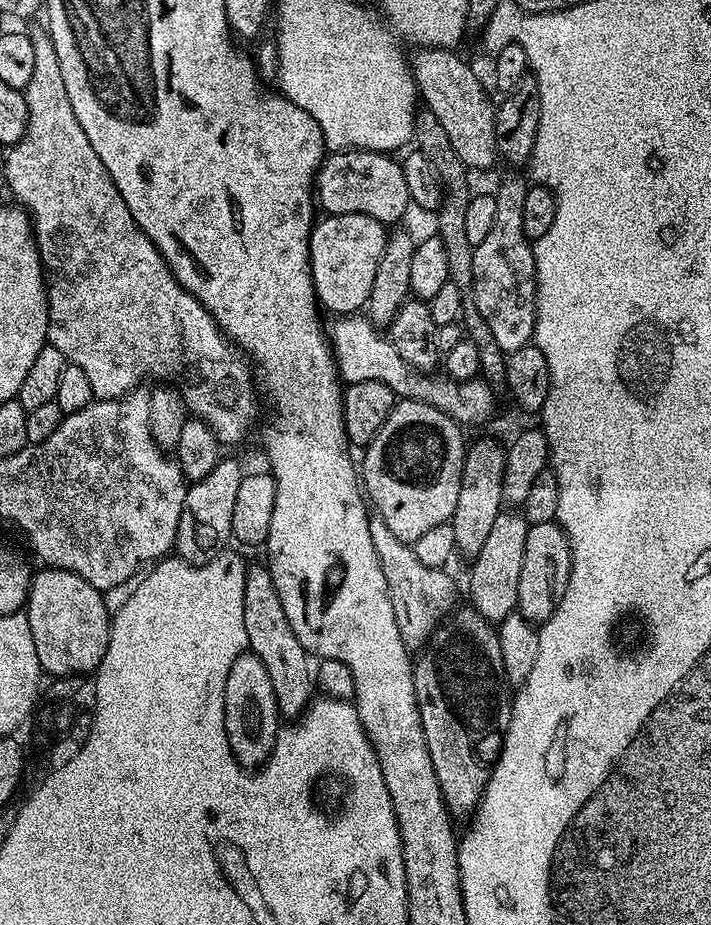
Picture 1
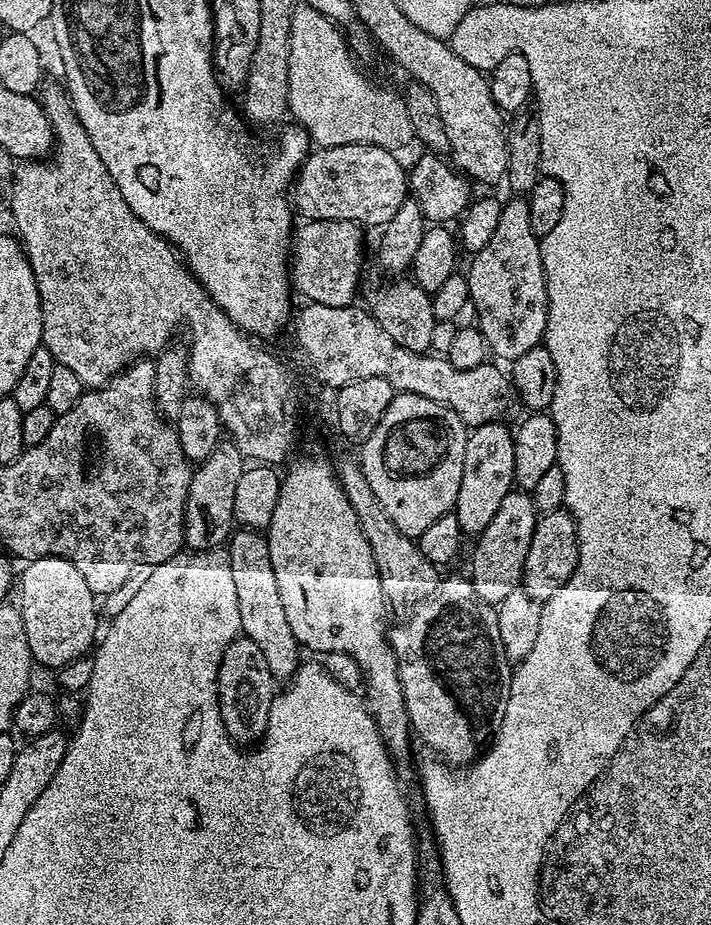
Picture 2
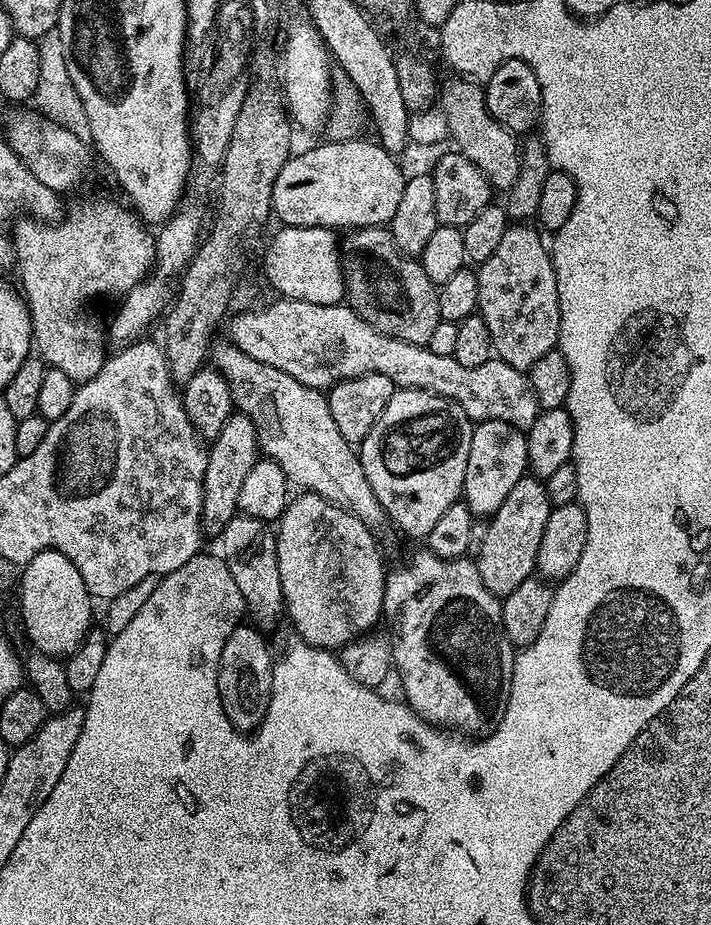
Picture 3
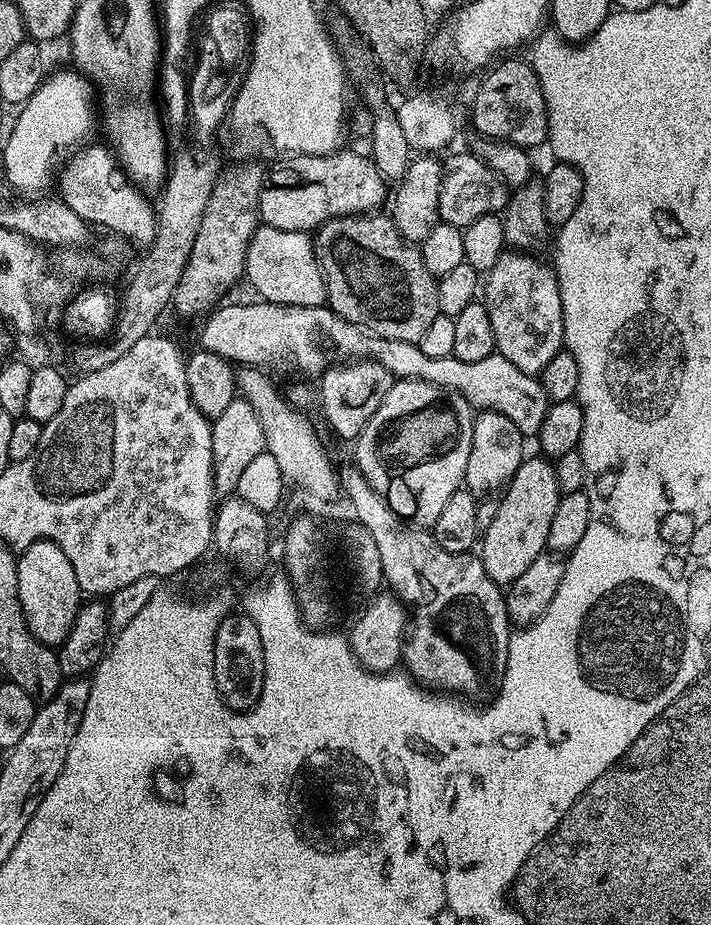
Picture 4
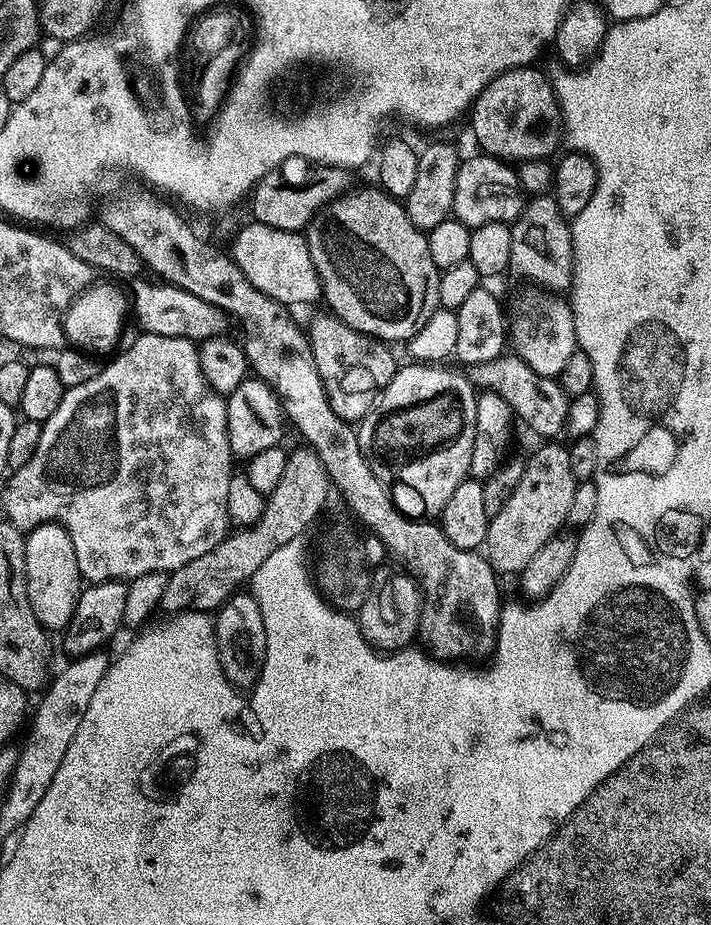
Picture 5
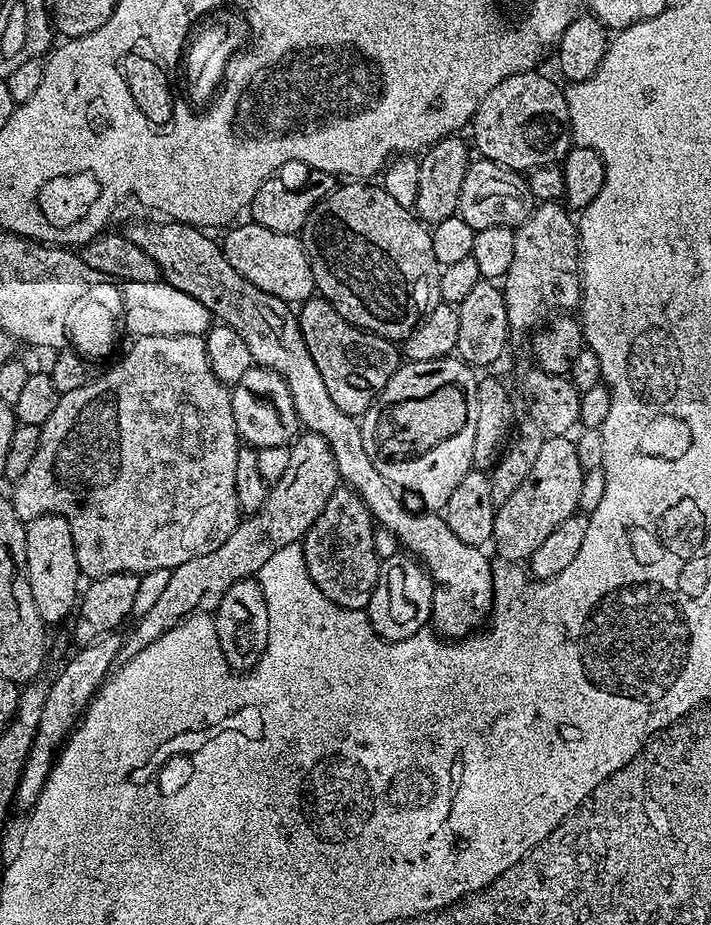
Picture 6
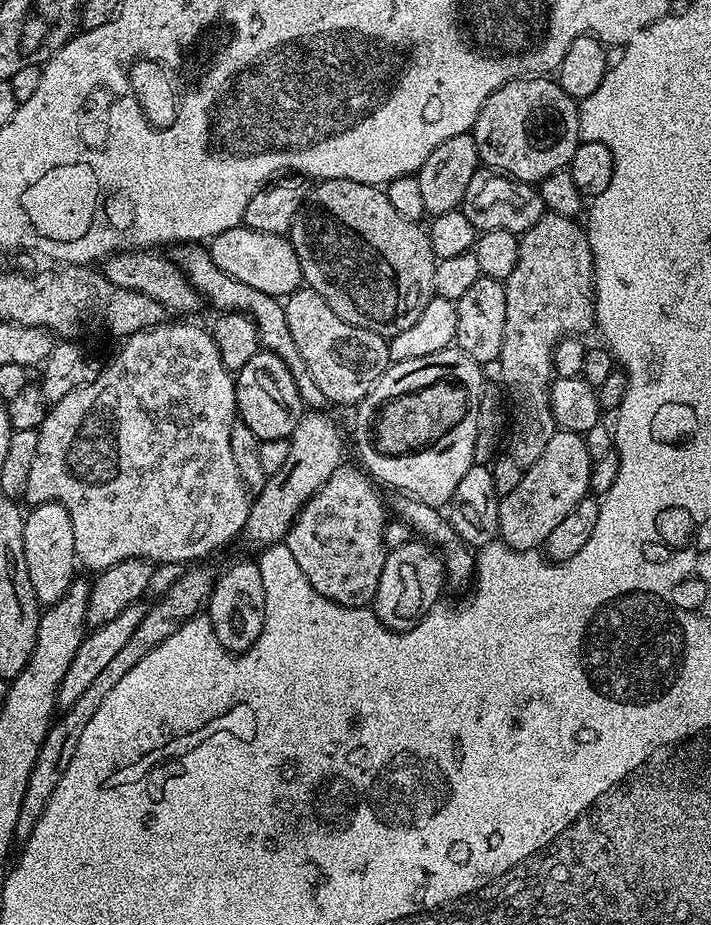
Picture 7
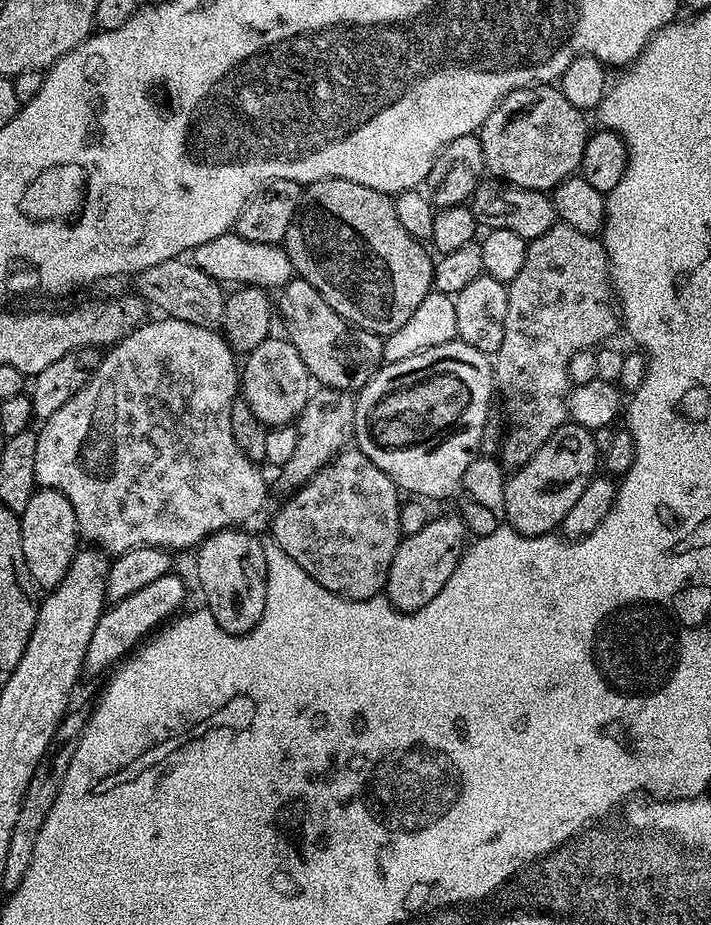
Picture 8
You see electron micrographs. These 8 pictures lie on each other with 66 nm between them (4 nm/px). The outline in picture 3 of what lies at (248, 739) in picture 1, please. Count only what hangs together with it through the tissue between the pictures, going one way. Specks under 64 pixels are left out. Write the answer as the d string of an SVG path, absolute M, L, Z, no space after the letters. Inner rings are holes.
M237 626L226 638L226 644L222 646L222 658L217 668L218 694L222 702L222 710L226 714L226 718L230 718L232 727L237 732L245 734L251 733L259 728L260 723L264 721L264 715L268 709L270 702L270 694L272 693L272 674L274 671L274 652L268 649L268 644L264 641L264 636L259 627L244 628L245 626Z

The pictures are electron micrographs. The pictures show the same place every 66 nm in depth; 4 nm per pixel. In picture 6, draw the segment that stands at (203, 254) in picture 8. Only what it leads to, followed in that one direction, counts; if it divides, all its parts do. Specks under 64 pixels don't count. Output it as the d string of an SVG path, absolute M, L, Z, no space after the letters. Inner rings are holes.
M251 222L239 224L232 226L237 228L227 229L229 232L222 239L222 247L230 266L234 266L242 278L250 278L258 290L266 290L266 294L274 294L289 302L303 302L316 292L304 241L299 235L266 230L266 226Z

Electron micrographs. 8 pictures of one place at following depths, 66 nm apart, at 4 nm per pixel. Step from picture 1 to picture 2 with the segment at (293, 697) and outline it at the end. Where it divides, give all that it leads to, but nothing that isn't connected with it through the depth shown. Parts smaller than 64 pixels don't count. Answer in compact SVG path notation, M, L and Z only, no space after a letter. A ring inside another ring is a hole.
M241 527L233 531L226 553L230 570L234 570L234 586L238 586L238 618L240 631L262 649L270 666L272 679L287 682L302 663L302 649L290 630L286 610L282 610L282 597L278 595L278 581L274 578L274 566L270 566L270 546L263 531Z

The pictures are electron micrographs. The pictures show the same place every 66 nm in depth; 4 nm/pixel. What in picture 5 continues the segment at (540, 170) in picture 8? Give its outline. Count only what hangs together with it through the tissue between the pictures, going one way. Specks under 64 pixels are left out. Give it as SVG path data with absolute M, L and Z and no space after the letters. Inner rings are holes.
M536 66L511 68L498 78L491 80L476 97L471 109L472 132L480 143L479 151L489 156L495 156L505 162L521 162L523 160L543 160L551 157L551 152L562 144L562 121L560 119L560 104L556 101L556 92L552 81L547 75L536 69Z

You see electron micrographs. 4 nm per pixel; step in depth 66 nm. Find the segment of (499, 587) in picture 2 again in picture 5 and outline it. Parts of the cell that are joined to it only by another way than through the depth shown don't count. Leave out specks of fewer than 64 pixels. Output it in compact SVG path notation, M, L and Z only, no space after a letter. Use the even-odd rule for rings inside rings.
M544 442L531 457L527 457L522 479L502 511L494 514L488 521L486 559L497 573L518 574L534 558L534 554L548 539L568 524L570 501L578 481L570 468L569 449L560 442Z

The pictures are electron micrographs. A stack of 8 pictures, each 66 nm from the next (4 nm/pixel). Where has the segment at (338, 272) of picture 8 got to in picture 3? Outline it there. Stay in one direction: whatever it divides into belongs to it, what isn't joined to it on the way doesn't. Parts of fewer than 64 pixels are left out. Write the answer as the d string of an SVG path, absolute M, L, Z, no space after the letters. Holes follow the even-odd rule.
M387 227L357 228L349 231L342 240L342 254L347 260L344 294L348 307L353 308L370 326L374 326L382 334L390 338L398 338L402 342L428 345L430 334L434 334L434 326L440 324L438 310L438 285L426 278L426 270L422 270L419 259L405 256L392 241L392 233Z

